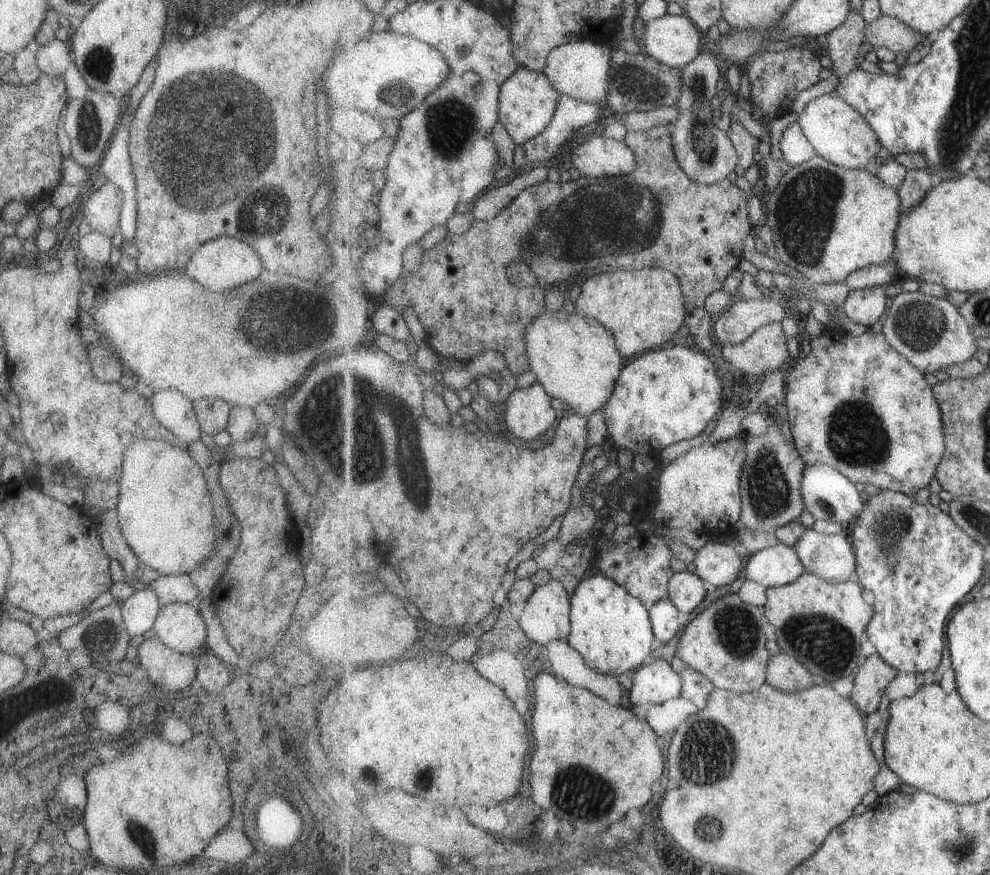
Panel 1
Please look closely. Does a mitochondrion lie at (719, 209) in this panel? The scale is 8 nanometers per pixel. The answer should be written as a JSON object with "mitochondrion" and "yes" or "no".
{"mitochondrion":"no"}

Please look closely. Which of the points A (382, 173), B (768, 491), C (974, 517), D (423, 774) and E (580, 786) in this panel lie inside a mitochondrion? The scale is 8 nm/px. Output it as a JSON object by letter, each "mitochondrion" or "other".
{"A":"other","B":"mitochondrion","C":"mitochondrion","D":"mitochondrion","E":"mitochondrion"}

